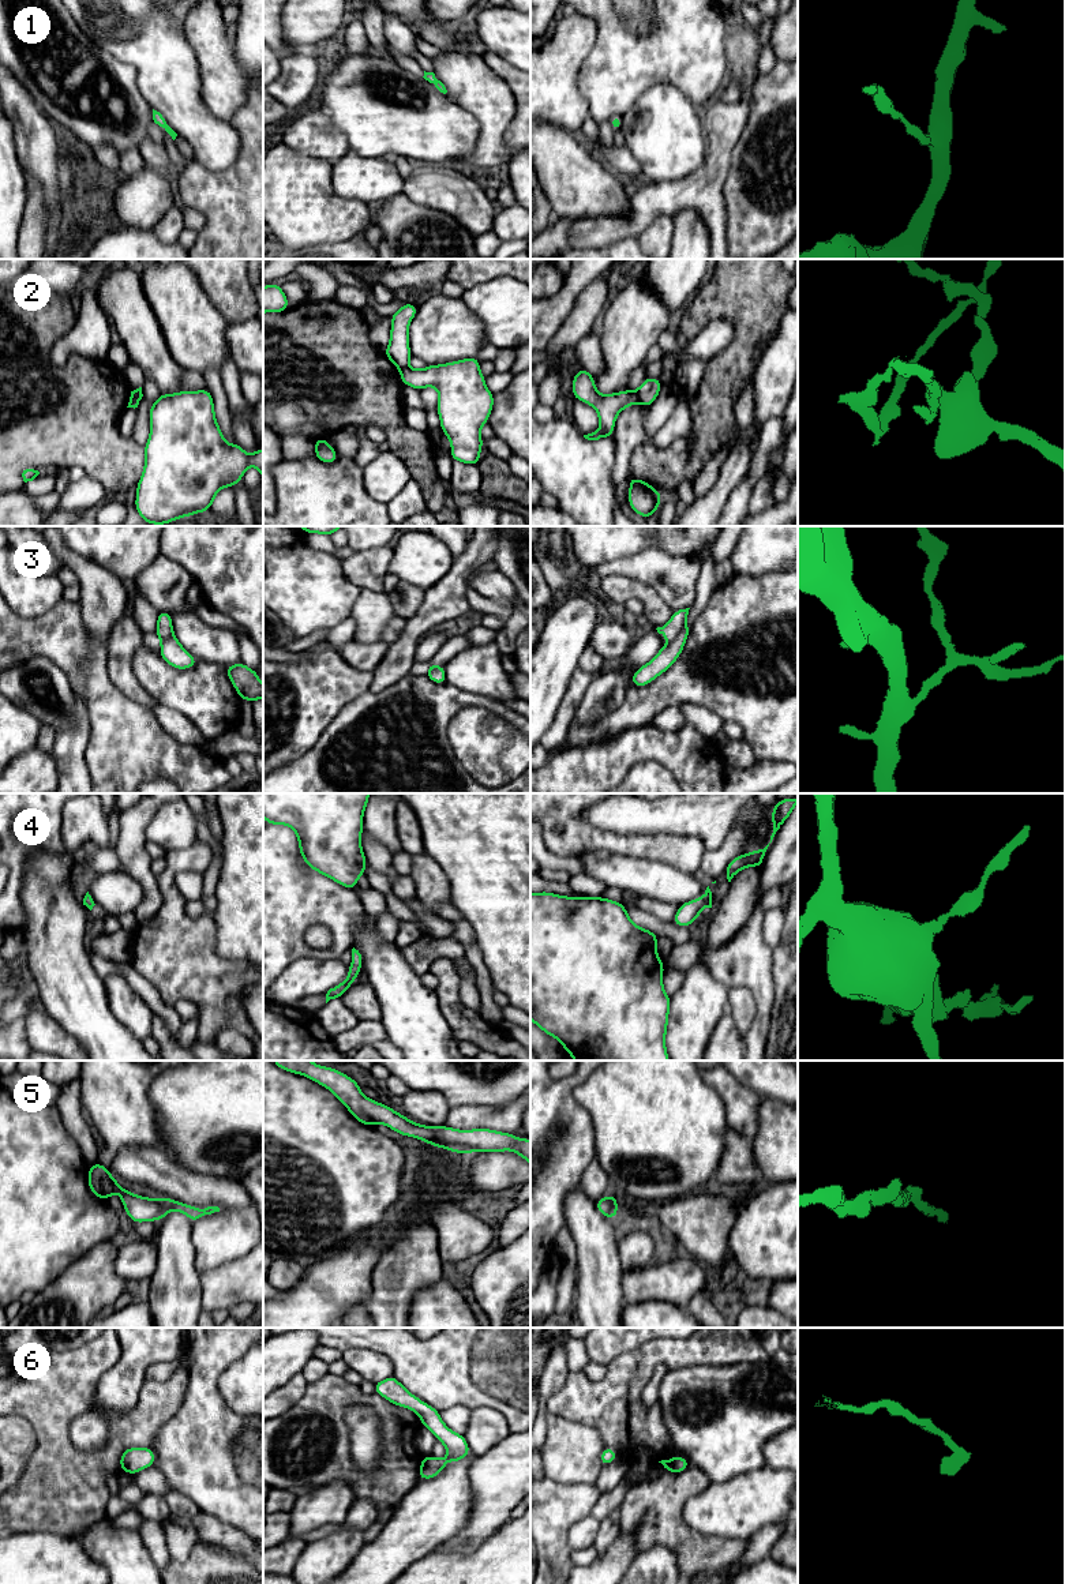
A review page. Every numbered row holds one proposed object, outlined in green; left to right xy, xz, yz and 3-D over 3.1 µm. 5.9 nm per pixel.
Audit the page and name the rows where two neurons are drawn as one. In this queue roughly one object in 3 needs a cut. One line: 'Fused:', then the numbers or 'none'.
Fused: 2, 3

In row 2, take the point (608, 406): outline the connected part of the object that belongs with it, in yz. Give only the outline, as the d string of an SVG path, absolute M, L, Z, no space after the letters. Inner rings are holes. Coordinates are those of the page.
M581 368L573 378L571 393L575 399L593 406L600 420L600 429L584 435L588 440L599 440L601 438L612 438L616 416L627 406L640 402L638 395L633 390L611 393L601 395L596 390L593 375Z

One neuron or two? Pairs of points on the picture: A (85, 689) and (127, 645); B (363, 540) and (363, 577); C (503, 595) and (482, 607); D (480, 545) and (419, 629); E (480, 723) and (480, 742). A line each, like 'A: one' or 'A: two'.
A: two
B: two
C: two
D: one
E: one

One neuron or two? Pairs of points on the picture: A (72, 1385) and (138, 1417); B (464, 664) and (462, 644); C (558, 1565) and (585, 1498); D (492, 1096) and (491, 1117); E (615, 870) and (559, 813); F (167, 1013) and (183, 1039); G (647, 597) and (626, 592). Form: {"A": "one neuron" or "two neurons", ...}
{"A": "one neuron", "B": "two neurons", "C": "one neuron", "D": "two neurons", "E": "two neurons", "F": "two neurons", "G": "one neuron"}

